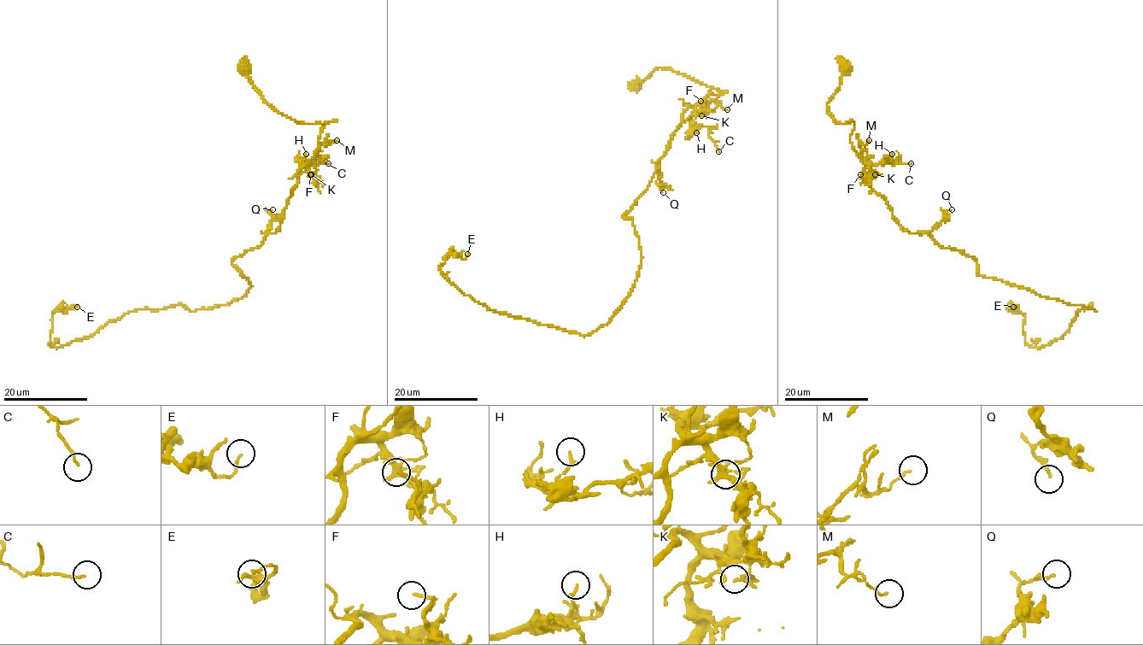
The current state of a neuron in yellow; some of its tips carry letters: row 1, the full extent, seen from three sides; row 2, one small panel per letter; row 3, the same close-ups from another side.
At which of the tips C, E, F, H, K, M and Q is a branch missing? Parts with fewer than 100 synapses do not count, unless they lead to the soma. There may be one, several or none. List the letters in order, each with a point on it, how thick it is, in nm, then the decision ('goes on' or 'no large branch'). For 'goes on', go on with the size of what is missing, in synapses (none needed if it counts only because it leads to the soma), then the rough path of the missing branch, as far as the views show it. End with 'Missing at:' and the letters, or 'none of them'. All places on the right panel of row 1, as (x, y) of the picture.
C: at (911, 163); 130 nm thick; no large branch
E: at (1013, 307); 120 nm thick; no large branch
F: at (860, 174); 120 nm thick; no large branch
H: at (892, 154); 130 nm thick; no large branch
K: at (875, 174); 160 nm thick; no large branch
M: at (869, 140); 120 nm thick; no large branch
Q: at (952, 209); 160 nm thick; no large branch
Missing at: none of them

